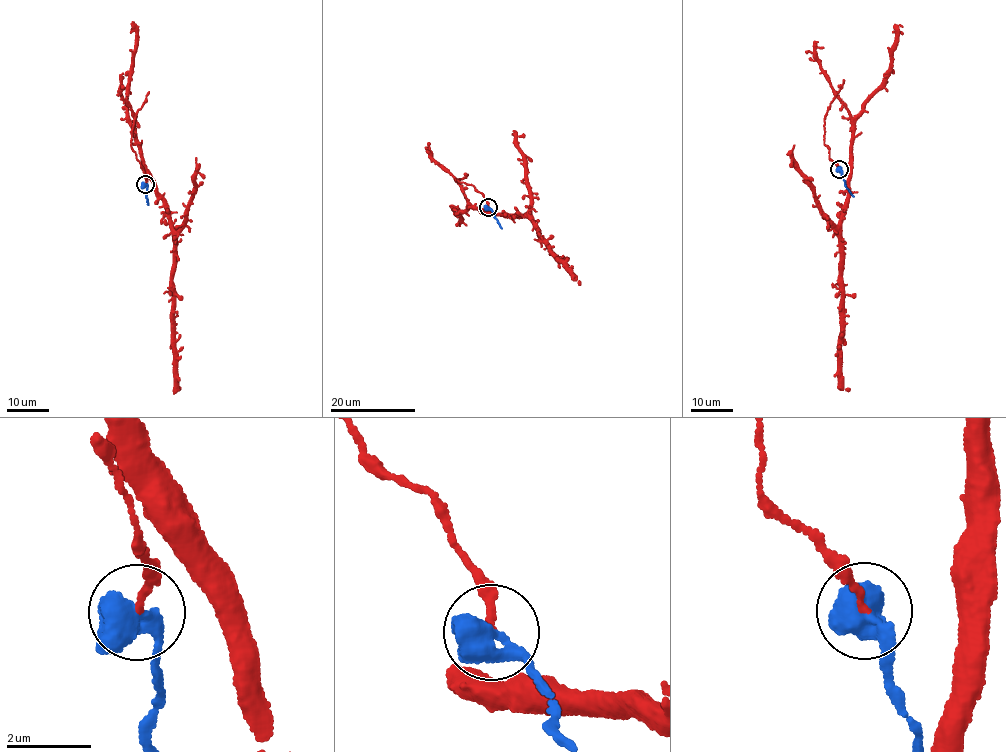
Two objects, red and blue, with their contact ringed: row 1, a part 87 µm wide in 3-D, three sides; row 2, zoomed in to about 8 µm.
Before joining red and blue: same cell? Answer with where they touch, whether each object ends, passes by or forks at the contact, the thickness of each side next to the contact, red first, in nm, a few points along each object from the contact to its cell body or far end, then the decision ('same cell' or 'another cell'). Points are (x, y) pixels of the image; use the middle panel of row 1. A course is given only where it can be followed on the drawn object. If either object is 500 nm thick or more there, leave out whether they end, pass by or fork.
(488, 207) | 140/550 nm | red via (488, 207), (473, 185), (456, 179), (473, 208), (490, 215), (527, 216), (549, 249), (580, 285) | blue via (488, 207), (501, 228) | same cell

